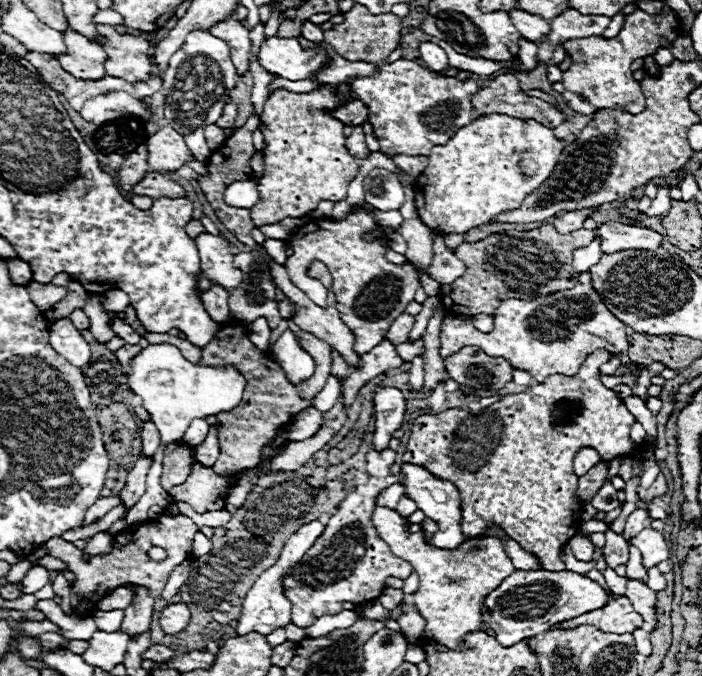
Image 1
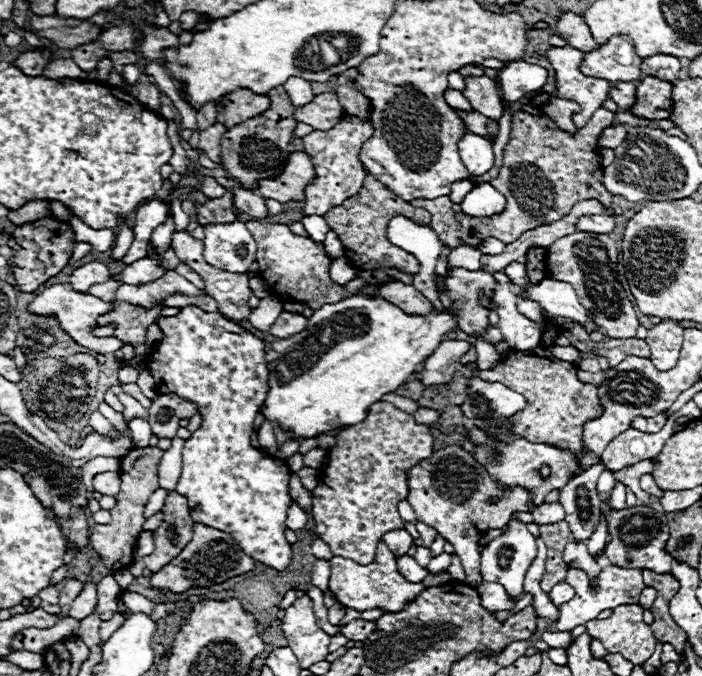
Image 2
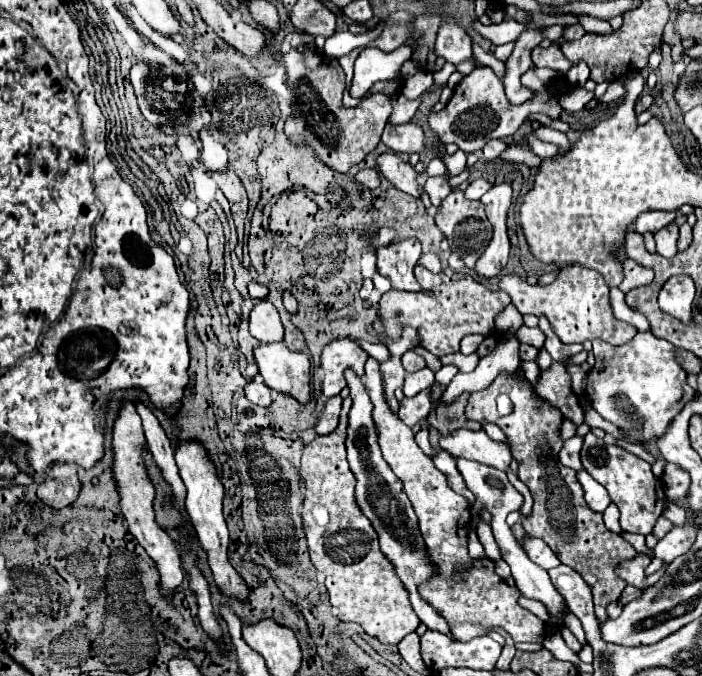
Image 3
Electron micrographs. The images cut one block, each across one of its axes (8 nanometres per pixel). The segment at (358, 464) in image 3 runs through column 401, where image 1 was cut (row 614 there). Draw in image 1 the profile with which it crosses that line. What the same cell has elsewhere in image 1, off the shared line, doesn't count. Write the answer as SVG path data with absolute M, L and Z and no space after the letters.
M516 570L510 574L482 606L482 624L494 630L502 646L512 646L526 636L536 636L552 624L576 618L584 612L596 610L608 602L602 586L576 572L550 572L550 570Z

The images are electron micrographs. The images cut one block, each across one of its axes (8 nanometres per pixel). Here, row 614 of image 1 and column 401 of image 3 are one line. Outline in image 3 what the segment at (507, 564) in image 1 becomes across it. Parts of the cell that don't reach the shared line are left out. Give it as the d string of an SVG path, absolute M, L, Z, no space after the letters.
M368 358L364 370L362 382L374 404L374 422L378 426L378 444L382 448L382 456L404 484L404 492L418 516L424 544L428 546L428 558L432 558L432 564L438 570L438 578L430 578L424 582L424 586L420 586L420 596L436 608L436 612L448 622L452 636L460 642L486 636L492 628L506 630L514 642L542 642L546 636L544 622L518 604L520 592L514 586L508 586L496 574L492 560L470 558L466 546L470 532L470 504L448 486L446 476L418 448L414 432L390 412L388 404L384 402L380 362Z

